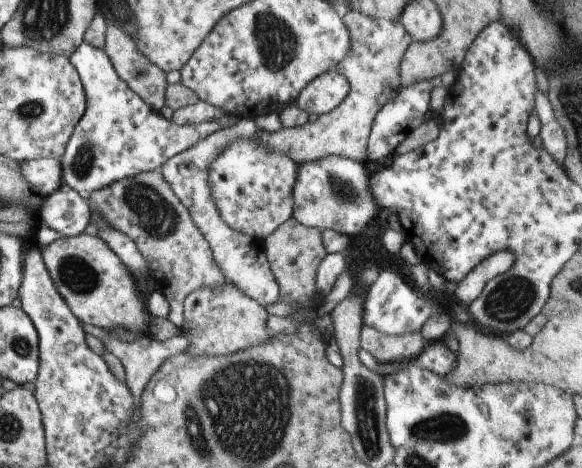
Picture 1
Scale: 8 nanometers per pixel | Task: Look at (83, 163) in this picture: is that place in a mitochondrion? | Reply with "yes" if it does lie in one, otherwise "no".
yes

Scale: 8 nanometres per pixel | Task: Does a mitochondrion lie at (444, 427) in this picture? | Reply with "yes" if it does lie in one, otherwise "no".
yes

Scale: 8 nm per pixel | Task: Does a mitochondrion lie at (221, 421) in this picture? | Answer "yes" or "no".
yes

